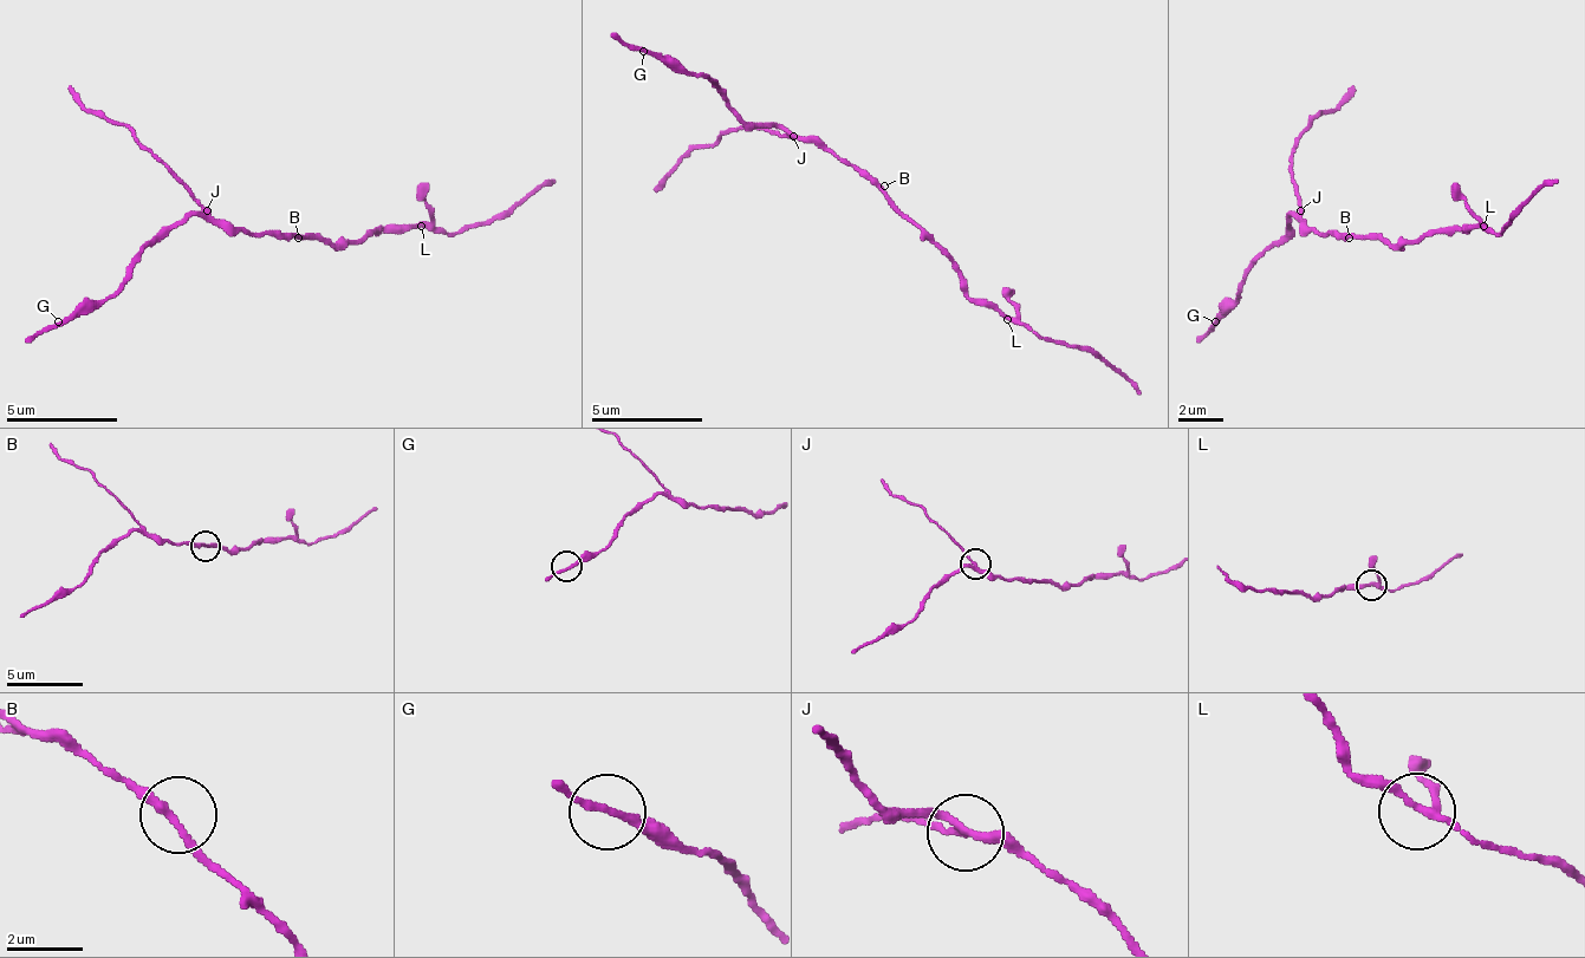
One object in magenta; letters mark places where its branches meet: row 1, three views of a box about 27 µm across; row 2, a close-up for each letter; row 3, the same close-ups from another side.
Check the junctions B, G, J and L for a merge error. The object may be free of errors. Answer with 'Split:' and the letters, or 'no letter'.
Split: J

